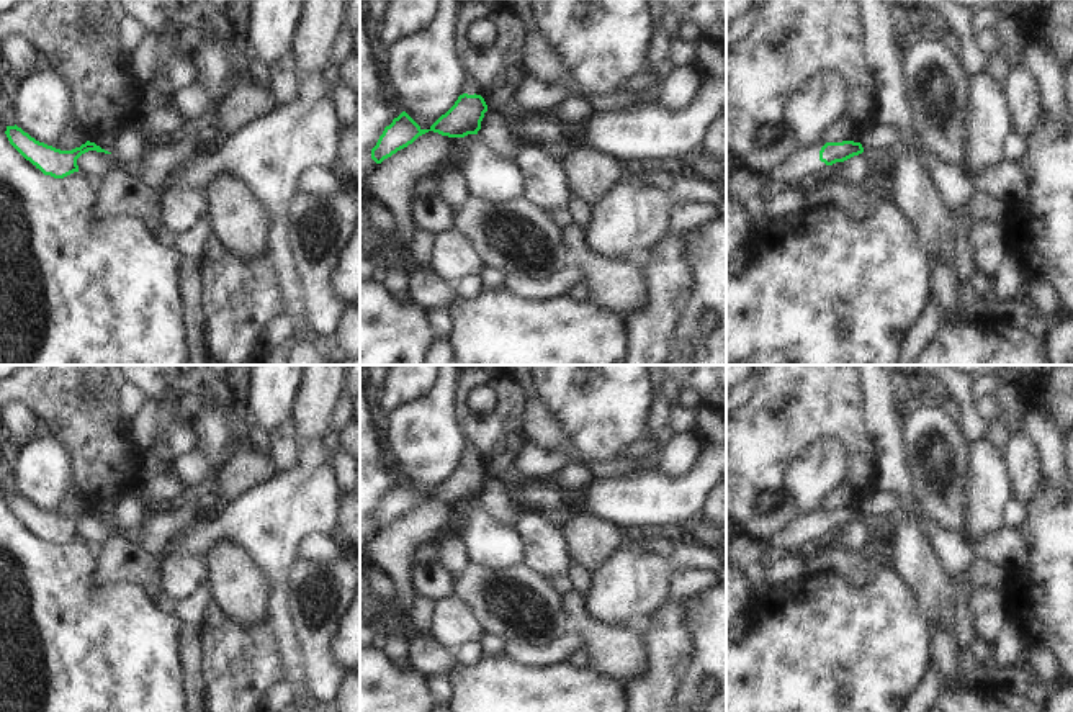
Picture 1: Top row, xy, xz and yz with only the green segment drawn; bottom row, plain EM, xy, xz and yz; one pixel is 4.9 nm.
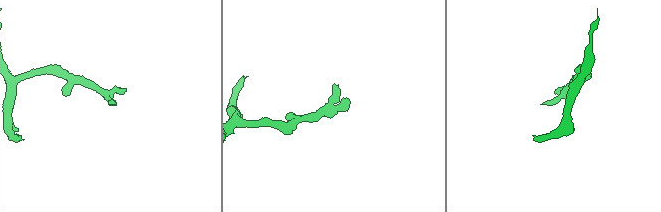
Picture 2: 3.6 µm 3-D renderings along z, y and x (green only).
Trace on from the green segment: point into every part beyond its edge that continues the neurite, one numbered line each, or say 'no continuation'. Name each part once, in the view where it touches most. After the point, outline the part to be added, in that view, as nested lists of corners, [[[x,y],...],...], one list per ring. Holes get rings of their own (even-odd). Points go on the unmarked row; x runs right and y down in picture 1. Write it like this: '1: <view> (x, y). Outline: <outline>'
no continuation.

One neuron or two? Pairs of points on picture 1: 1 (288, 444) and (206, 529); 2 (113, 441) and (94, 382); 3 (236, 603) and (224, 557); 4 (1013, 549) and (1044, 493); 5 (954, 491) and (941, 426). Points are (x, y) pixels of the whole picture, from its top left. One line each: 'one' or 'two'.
1: two
2: two
3: one
4: two
5: one

